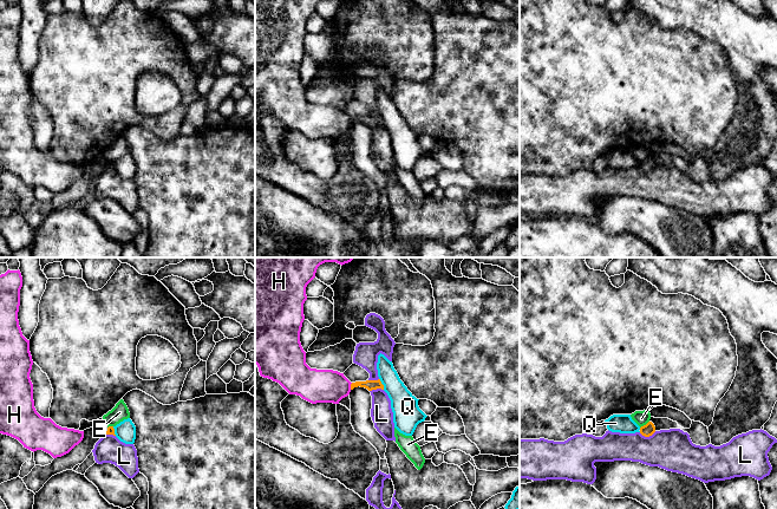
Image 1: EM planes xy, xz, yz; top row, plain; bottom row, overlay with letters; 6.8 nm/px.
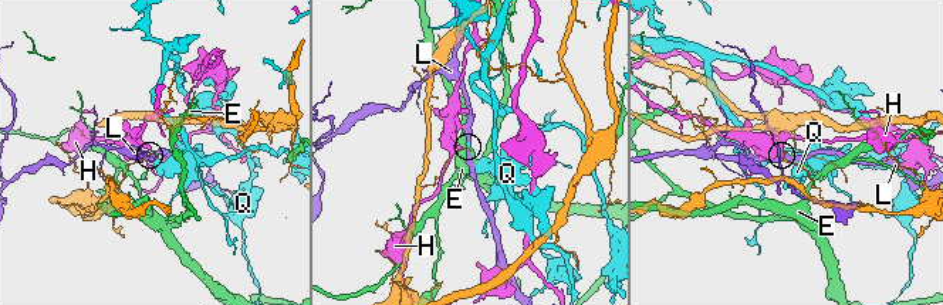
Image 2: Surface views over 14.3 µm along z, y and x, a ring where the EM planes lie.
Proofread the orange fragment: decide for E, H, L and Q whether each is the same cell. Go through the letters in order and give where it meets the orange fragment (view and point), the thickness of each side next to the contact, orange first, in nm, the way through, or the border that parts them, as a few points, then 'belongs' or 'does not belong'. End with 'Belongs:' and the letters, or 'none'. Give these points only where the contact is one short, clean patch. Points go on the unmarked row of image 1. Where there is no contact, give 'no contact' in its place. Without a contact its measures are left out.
E: yz (644, 161) | 90/100 nm | along yz (648, 156), (640, 163) | does not belong
H: xz (351, 122) | 70/220 nm | does not belong
L: yz (647, 171) | 90/280 nm | along yz (655, 167), (648, 171), (642, 171), (639, 168) | does not belong
Q: xz (382, 119) | 70/180 nm | does not belong
Belongs: none

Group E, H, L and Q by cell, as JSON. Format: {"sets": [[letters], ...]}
{"sets": [["E"], ["H"], ["L"], ["Q"]]}

